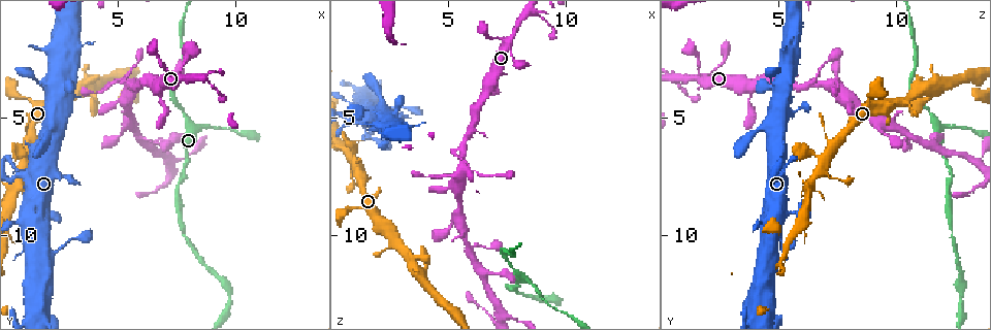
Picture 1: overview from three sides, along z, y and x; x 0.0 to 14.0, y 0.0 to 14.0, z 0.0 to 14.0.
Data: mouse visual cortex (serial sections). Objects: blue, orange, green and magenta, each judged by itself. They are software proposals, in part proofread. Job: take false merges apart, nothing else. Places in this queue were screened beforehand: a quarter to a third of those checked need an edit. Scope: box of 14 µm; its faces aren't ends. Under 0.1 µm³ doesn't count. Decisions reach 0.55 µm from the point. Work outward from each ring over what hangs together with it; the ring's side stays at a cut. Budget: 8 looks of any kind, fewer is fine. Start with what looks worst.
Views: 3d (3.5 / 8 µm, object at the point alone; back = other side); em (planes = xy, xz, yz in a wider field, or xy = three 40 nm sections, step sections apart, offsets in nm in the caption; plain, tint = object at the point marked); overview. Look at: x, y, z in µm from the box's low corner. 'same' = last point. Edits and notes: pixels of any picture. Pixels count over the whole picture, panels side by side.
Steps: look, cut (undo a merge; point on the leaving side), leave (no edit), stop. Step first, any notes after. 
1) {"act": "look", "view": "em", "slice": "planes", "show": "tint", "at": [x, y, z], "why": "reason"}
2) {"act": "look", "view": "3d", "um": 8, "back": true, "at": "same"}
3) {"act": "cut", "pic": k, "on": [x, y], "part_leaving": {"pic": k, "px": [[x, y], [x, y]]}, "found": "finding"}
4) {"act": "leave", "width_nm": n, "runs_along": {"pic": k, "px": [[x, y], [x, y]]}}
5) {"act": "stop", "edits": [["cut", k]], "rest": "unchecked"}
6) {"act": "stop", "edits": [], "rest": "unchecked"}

{"act": "look", "view": "3d", "um": 3.5, "at": [8.7, 5.4, 12.1], "why": "sharp bend"}

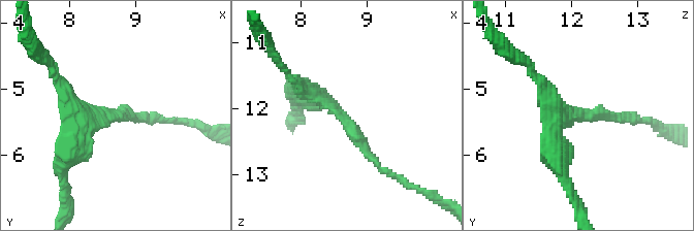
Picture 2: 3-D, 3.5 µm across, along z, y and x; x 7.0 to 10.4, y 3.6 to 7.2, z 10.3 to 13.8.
{"act": "look", "view": "em", "slice": "xy", "step": 2, "show": "tint", "at": [8.70, 5.40, 12.20], "arm_widths_nm": [150, 300], "why": "shape alone is not enough"}

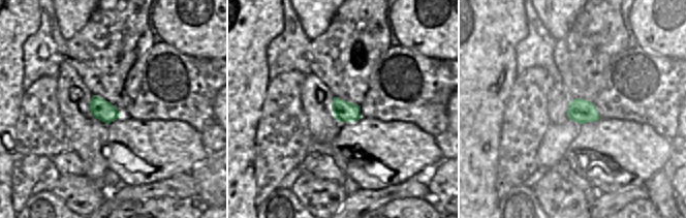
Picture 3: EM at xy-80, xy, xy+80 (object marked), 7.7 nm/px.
{"act": "leave", "width_nm": 160, "runs_along": {"pic": 2, "px": [[300, 91], [344, 118], [388, 173]]}, "found": "all the same cell"}

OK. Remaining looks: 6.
{"act": "look", "view": "3d", "um": 8, "at": [0.8, 9.5, 4.4], "why": "thick turns thin"}

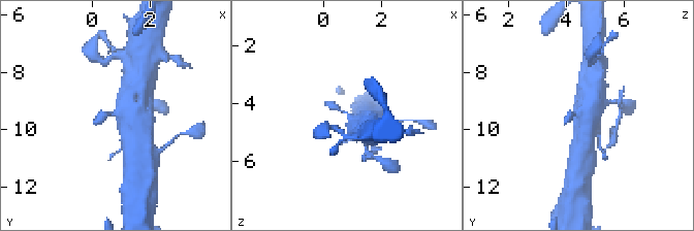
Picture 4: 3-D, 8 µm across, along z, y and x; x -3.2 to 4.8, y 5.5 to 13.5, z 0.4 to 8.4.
{"act": "look", "view": "em", "slice": "planes", "show": "tint", "at": [0.9, 9.5, 4.5], "arm_widths_nm": [250, 800]}

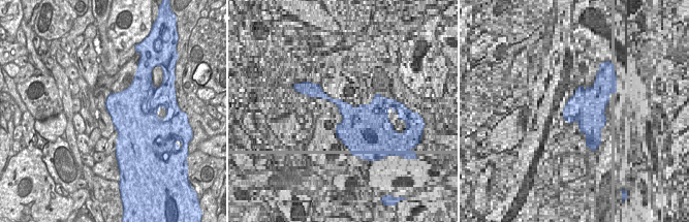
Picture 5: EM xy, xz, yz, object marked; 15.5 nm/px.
{"act": "leave", "found": "continuous, no second cell"}

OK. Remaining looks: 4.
{"act": "look", "view": "3d", "um": 3.5, "at": [7.3, 6.8, 13.2], "why": "calibre changes"}

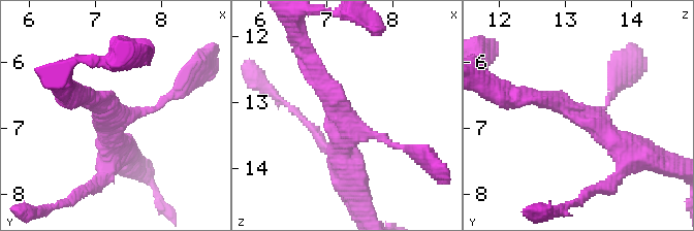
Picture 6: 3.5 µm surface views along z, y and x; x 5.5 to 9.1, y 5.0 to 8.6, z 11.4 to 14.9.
{"act": "look", "view": "em", "slice": "xy", "step": 2, "show": "tint", "at": [7.30, 6.75, 13.30], "arms": 3, "arm_widths_nm": [100, 250, 400]}

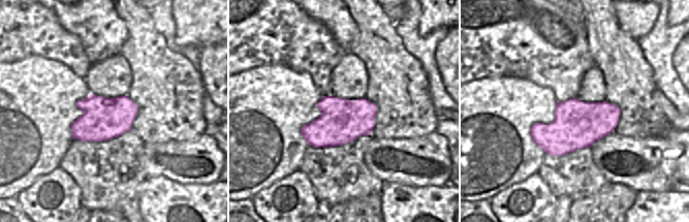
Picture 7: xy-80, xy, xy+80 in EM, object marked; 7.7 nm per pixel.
{"act": "leave", "runs_along": {"pic": 6, "px": [[532, 96], [590, 118], [624, 162]]}, "found": "all the same cell"}

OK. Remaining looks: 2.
{"act": "stop", "edits": [], "rest": "unchecked"}

